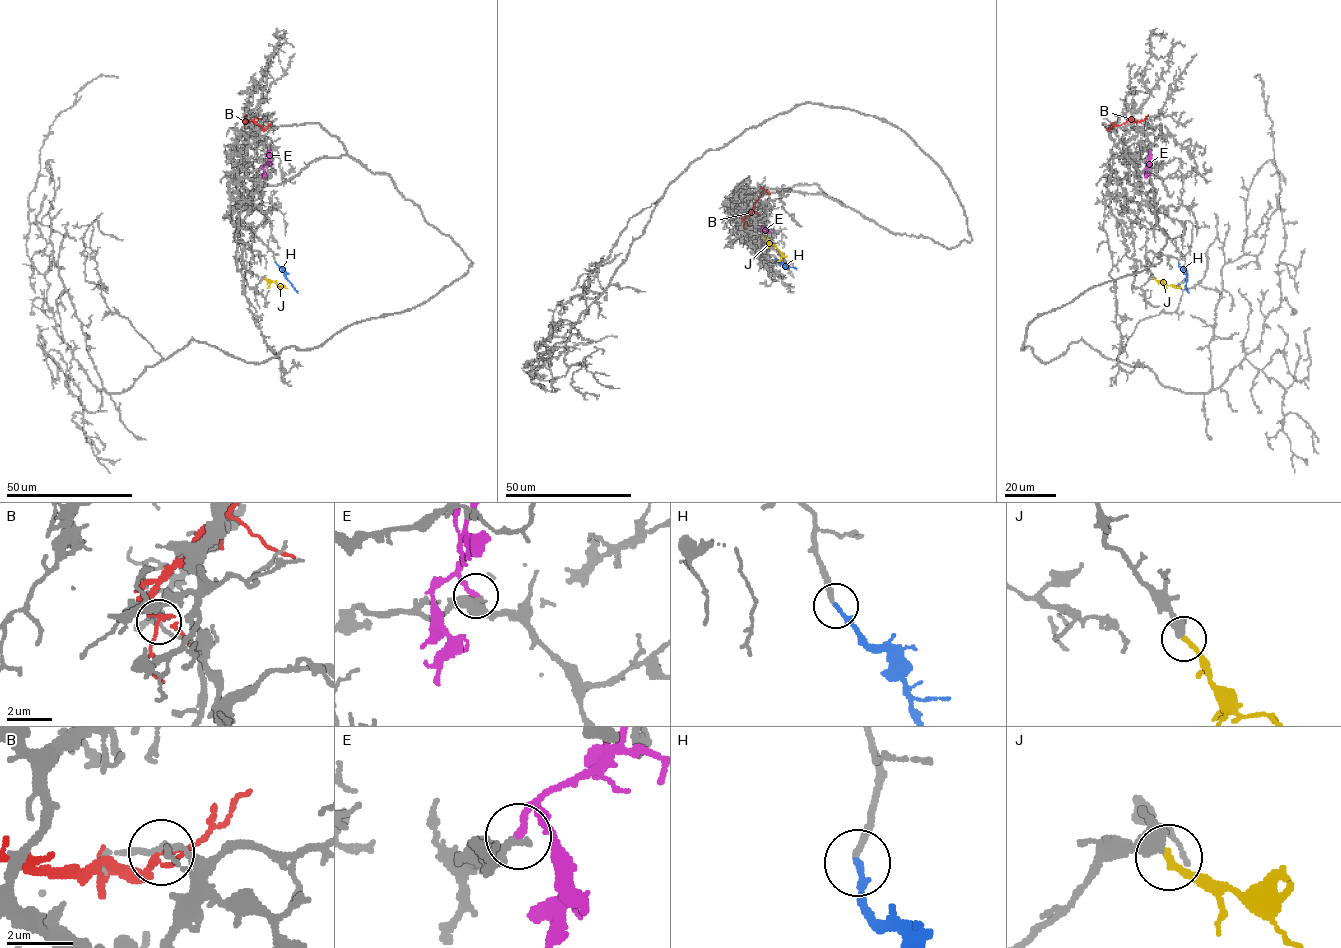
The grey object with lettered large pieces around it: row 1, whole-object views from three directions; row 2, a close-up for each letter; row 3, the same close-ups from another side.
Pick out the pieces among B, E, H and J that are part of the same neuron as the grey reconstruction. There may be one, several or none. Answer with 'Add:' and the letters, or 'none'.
Add: H, J

